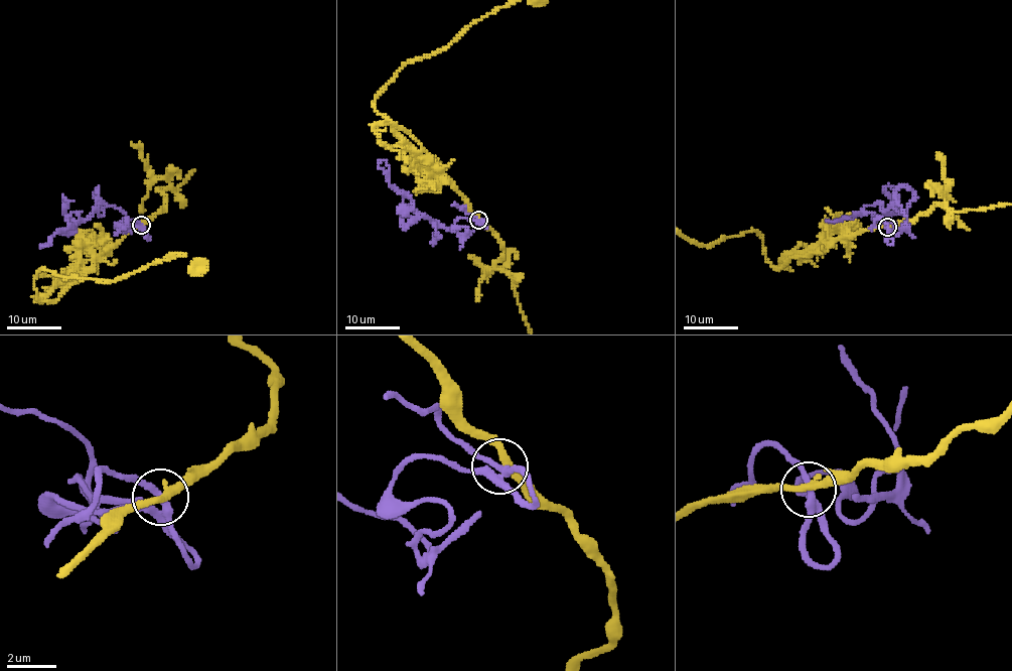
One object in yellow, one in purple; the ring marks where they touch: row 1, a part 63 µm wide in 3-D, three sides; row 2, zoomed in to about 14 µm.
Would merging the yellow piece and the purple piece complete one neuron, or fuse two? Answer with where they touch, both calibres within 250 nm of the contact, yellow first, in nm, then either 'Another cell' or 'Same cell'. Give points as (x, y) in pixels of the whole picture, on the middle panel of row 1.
Place: (478, 220). Thickness 280 nm (yellow) against 240 nm. Another cell

